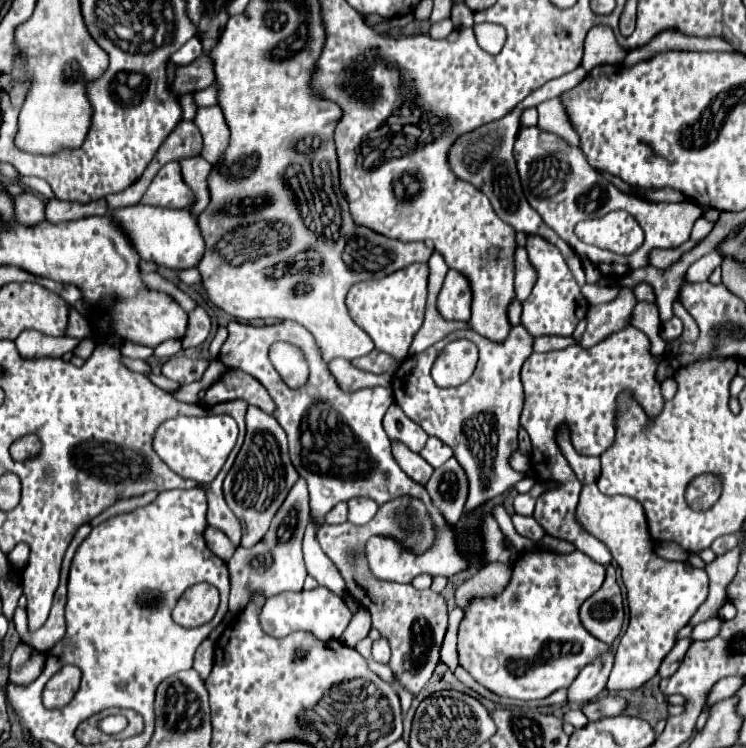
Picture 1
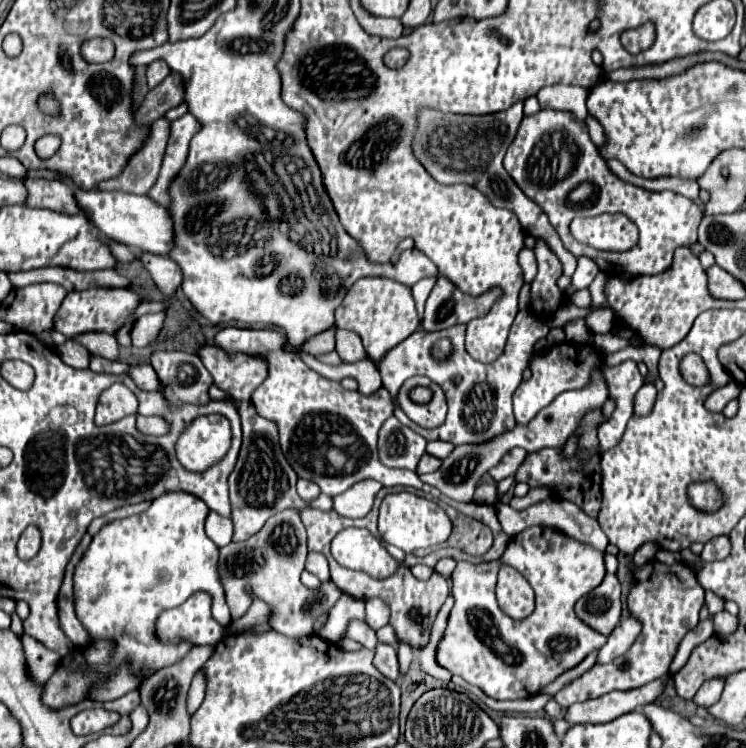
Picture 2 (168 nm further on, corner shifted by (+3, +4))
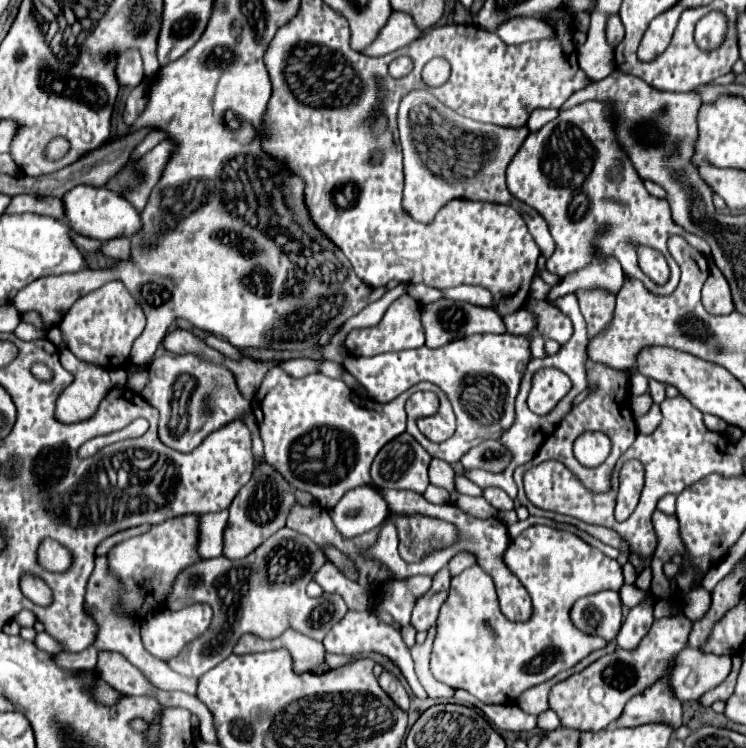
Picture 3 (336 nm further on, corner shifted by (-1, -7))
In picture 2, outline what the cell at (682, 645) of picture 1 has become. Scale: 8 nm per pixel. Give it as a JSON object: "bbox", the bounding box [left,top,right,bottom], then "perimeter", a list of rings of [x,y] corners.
{"bbox":[668,617,714,673],"perimeter":[[[708,617],[706,621],[700,621],[696,629],[692,629],[690,633],[686,633],[686,637],[684,637],[684,639],[680,641],[680,645],[678,645],[678,651],[676,651],[676,655],[674,655],[672,663],[670,663],[670,671],[668,671],[668,673],[676,673],[676,671],[680,671],[680,669],[684,667],[684,663],[688,661],[690,651],[692,651],[696,645],[704,643],[710,635],[714,635],[714,629],[712,629],[712,617]]]}

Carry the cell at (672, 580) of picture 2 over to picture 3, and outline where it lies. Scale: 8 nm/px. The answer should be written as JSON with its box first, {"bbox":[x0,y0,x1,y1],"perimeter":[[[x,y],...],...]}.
{"bbox":[548,616,692,732],"perimeter":[[[672,616],[654,620],[648,634],[640,640],[638,648],[634,650],[620,650],[616,648],[612,654],[606,654],[592,662],[578,674],[558,682],[552,686],[548,694],[548,706],[554,710],[562,722],[562,726],[576,728],[576,730],[590,730],[598,732],[608,728],[620,716],[624,704],[636,694],[648,688],[656,676],[664,674],[668,660],[676,658],[678,652],[688,642],[688,632],[692,622],[686,616]]]}

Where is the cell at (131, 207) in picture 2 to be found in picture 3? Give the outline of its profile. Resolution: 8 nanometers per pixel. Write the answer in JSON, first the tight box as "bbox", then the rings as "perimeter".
{"bbox":[62,186,140,242],"perimeter":[[[76,186],[72,190],[68,190],[62,196],[64,202],[64,216],[66,216],[66,224],[88,238],[96,238],[100,242],[112,240],[116,236],[132,236],[132,232],[140,230],[140,214],[138,210],[122,196],[118,196],[116,192],[108,190],[108,188],[96,188],[96,186]]]}

